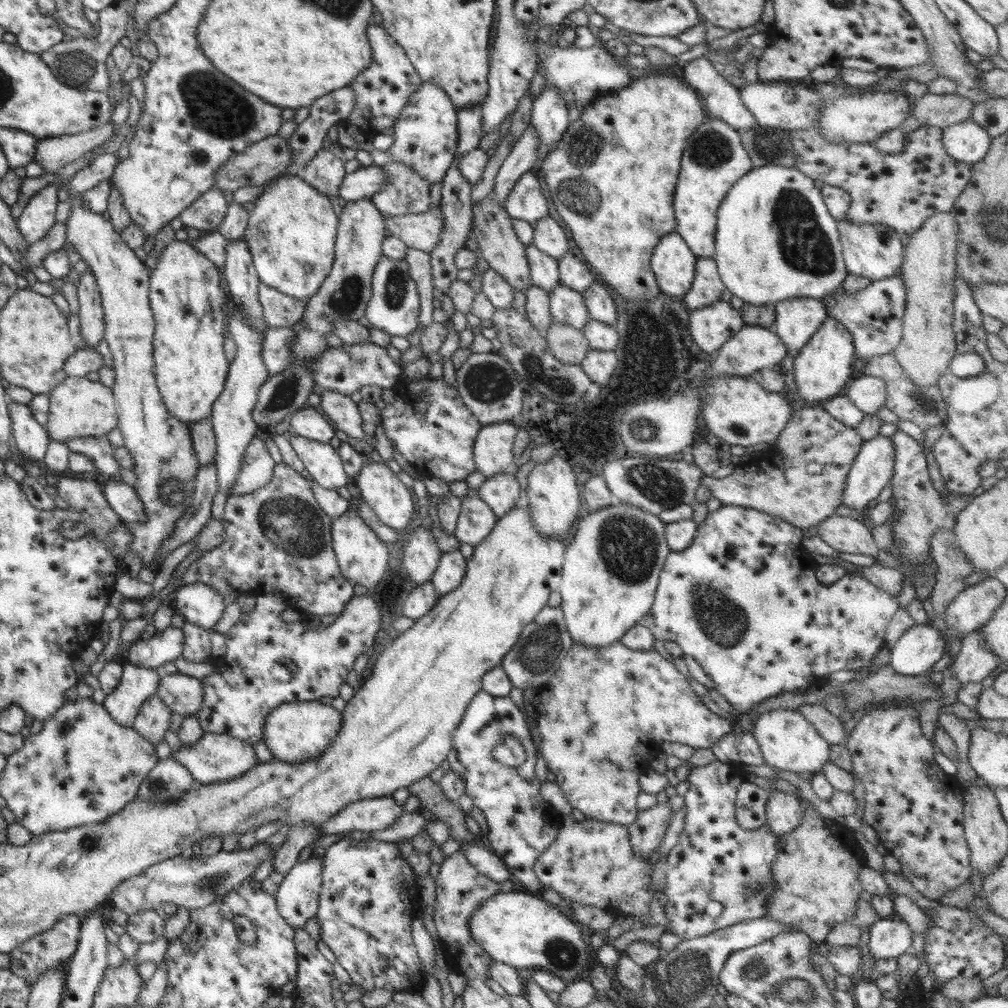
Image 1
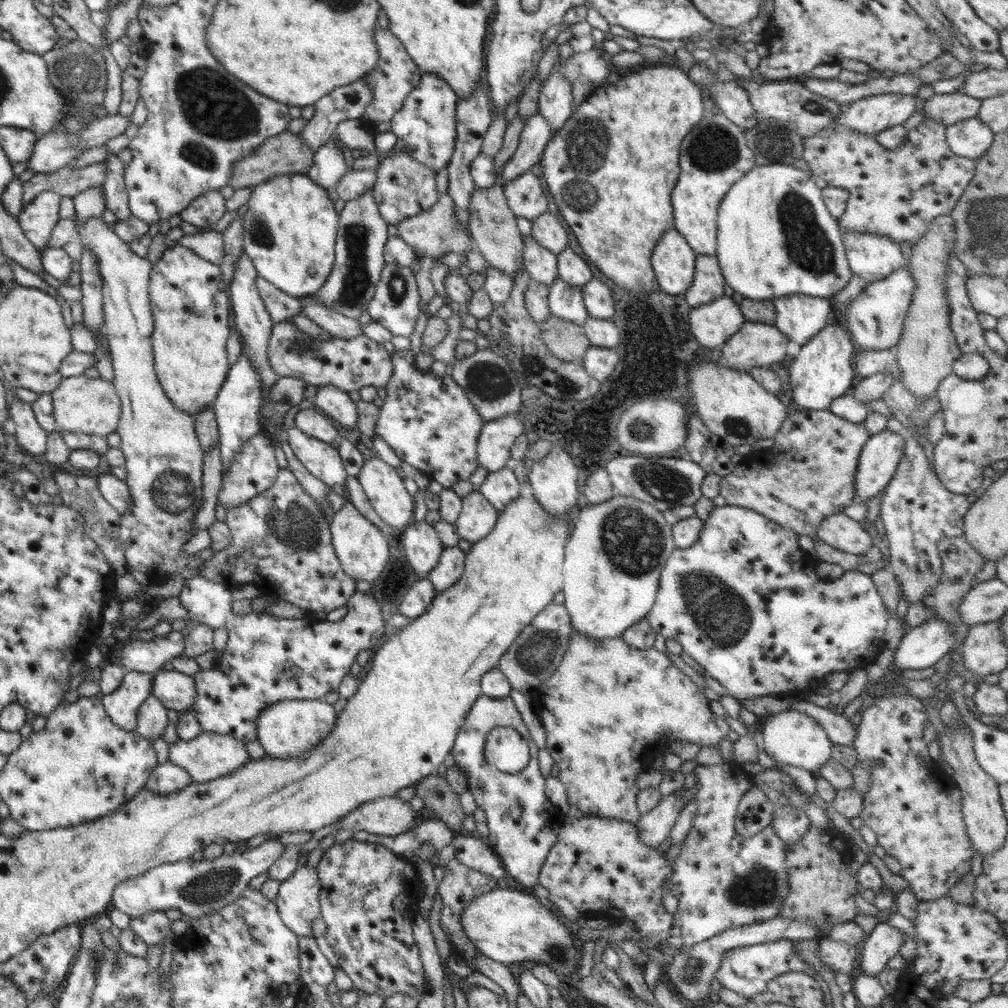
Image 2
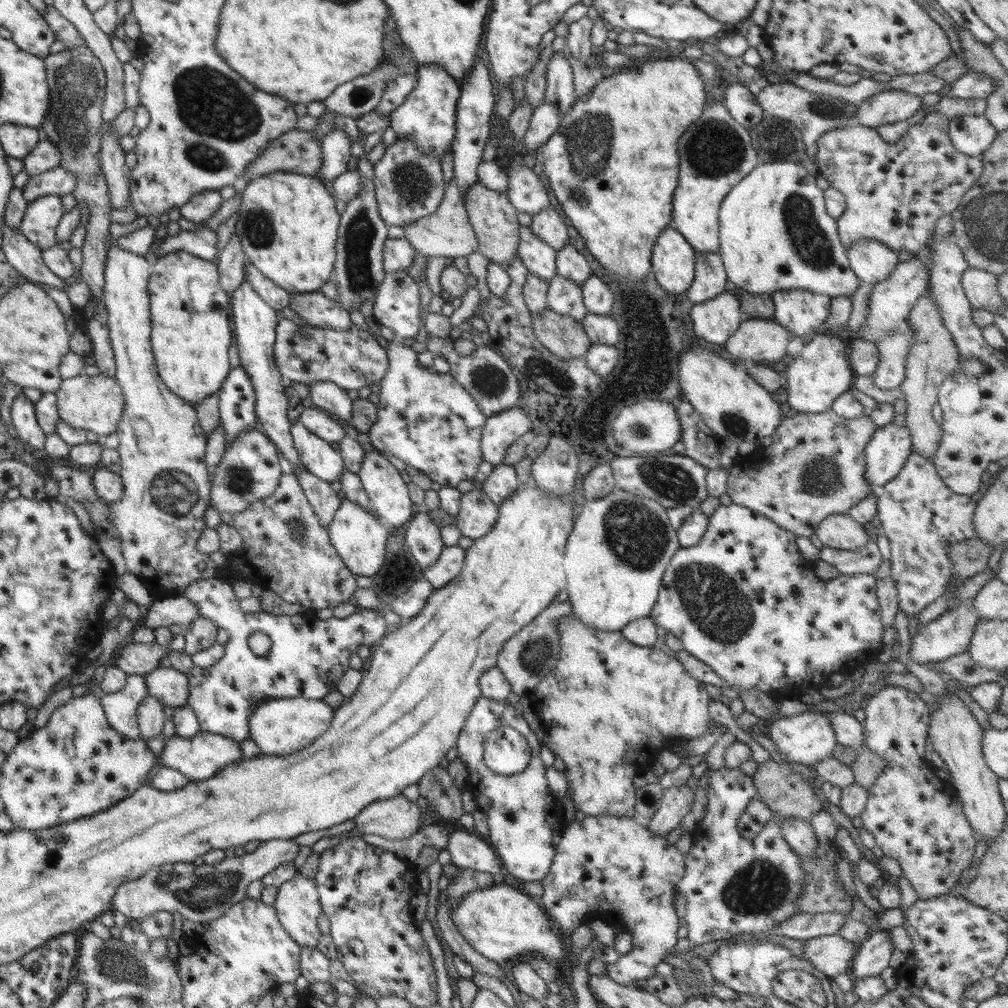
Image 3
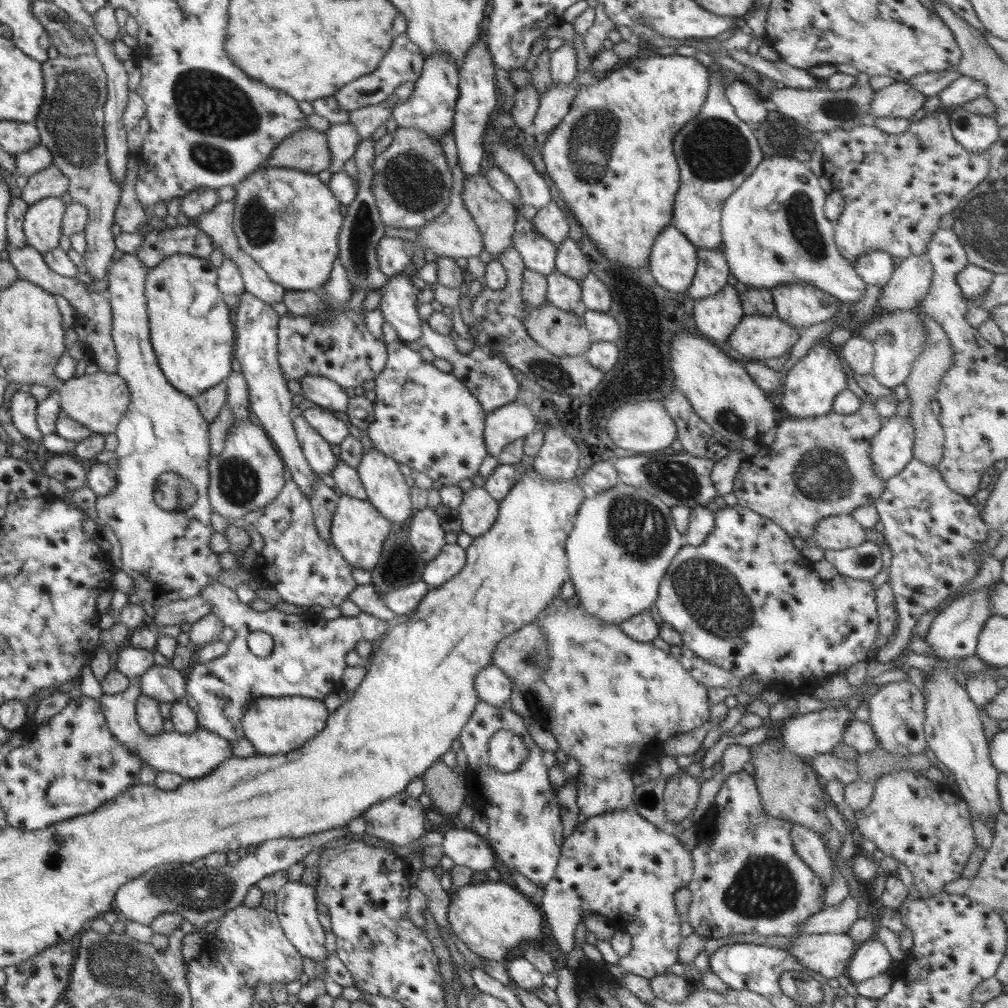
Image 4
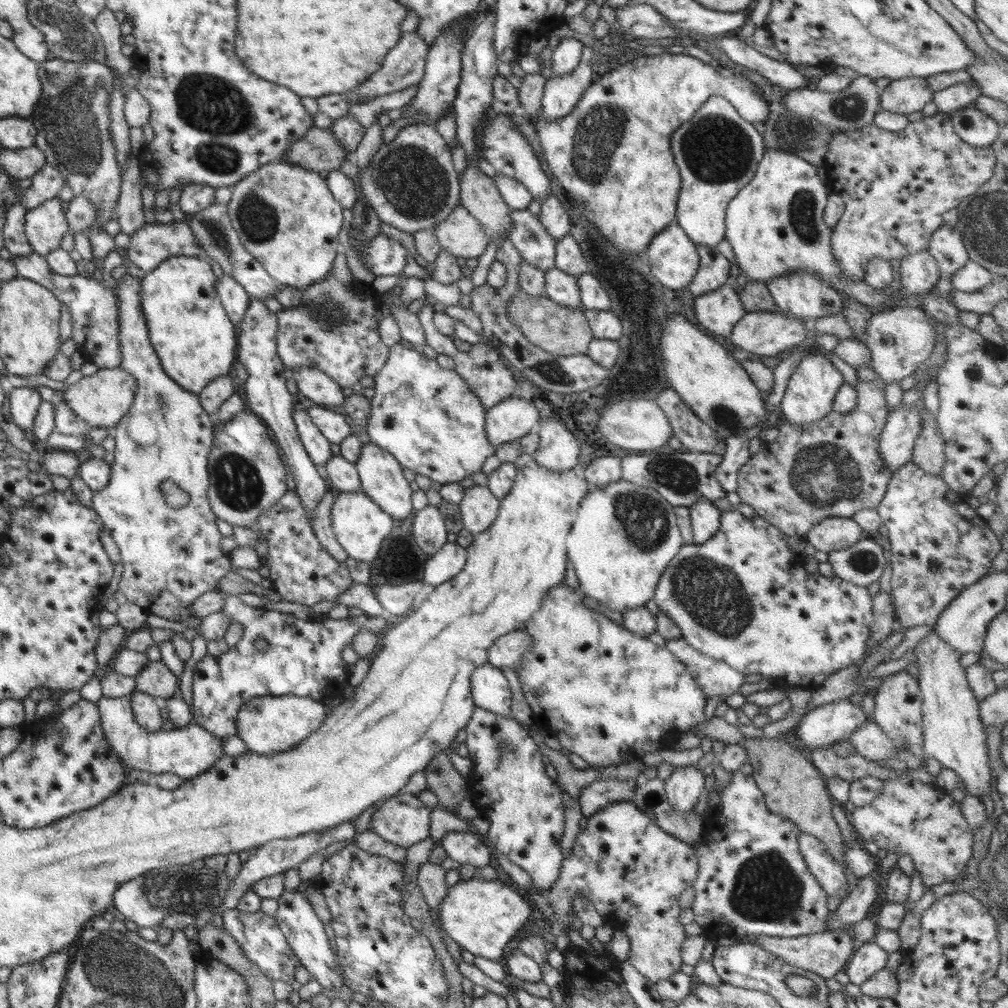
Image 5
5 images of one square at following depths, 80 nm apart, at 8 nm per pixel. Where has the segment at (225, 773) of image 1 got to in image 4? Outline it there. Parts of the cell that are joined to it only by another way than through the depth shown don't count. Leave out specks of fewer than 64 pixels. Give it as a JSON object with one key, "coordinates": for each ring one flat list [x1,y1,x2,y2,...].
{"coordinates":[[138,677,131,678,131,683,124,692,118,694,103,694,99,698,102,714,105,716,107,727,118,739,118,742,136,755,143,756,146,765,151,766,159,772,174,772,184,779,200,779,208,776,218,768,218,764,228,760,232,755,232,743,206,729,196,729,191,733,182,734,172,731,161,738,146,735,136,720,135,702,142,696]]}

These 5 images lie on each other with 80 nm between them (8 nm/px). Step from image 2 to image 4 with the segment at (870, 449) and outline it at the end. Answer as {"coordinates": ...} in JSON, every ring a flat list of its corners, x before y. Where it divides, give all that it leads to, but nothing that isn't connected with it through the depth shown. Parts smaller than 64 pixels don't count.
{"coordinates":[[892,416,883,422,871,440,871,459,875,473,883,481,896,476,915,456,915,430,910,418]]}

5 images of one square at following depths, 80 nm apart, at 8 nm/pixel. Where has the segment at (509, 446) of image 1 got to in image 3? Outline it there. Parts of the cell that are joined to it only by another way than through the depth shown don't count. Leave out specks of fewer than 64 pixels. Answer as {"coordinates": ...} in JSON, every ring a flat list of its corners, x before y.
{"coordinates":[[518,406,497,412,487,418,481,435,483,460,497,465,503,462,507,448,527,432,532,431,532,422]]}

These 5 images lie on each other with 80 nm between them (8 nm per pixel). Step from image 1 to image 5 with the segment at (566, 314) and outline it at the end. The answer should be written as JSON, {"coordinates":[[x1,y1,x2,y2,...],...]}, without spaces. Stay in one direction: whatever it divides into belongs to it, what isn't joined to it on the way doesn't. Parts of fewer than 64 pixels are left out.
{"coordinates":[[554,267,545,272,545,284,545,296,552,302,556,302,564,308,570,308,570,310,584,309,576,277]]}

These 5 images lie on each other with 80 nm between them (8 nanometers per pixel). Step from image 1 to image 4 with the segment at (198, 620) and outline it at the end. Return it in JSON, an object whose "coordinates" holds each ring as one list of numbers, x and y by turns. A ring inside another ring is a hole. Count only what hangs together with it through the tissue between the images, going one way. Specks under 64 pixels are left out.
{"coordinates":[[218,581,207,584,198,595,208,599,212,607,211,613,215,614,216,618,222,621,225,626,233,628,237,635,228,644,228,651,224,655,206,663,196,662,193,665,186,683,184,702,195,712,198,728,209,730,230,741,244,737,241,718,255,698,289,696,324,700,328,694,339,691,342,686,342,675,347,667,346,661,344,661,346,654,355,649,359,640,376,640,390,629,387,620,382,620,363,611,354,617,341,616,331,620,320,617,320,614,316,616,286,614,276,608,262,612,255,611,247,604,241,603,232,586,222,585],[254,631,267,632,272,637,274,646,270,656,260,658,248,652,247,638]]}

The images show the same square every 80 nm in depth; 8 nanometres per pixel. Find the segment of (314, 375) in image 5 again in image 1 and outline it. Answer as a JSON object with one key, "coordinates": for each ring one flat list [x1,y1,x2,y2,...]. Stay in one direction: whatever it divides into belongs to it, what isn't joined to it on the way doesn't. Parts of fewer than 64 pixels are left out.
{"coordinates":[[324,391,321,394,322,412,324,416,334,422,339,430,348,437,362,440,366,438,362,429,362,418,357,404,336,391]]}

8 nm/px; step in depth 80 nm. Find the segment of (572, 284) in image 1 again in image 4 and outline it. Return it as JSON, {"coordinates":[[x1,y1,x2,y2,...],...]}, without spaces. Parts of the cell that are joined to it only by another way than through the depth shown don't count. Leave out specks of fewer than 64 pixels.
{"coordinates":[[566,237,557,247,555,270,578,282,590,272,585,255,570,237]]}

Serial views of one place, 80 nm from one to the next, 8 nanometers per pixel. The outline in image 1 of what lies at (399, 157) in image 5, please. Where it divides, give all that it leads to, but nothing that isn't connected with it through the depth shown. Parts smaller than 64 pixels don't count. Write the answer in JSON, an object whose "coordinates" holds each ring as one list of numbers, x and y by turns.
{"coordinates":[[391,162,383,166,386,184,382,190,371,196,371,201,383,216,400,216,426,212,430,208,430,183,424,180,413,168,404,163]]}

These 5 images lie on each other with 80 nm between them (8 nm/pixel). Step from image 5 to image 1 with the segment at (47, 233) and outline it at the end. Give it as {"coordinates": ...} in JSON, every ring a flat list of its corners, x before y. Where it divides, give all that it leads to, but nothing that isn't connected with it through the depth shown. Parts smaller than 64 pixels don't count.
{"coordinates":[[49,182,28,201,18,217,18,230,29,245,42,240,53,227,59,202,57,194,57,186]]}

